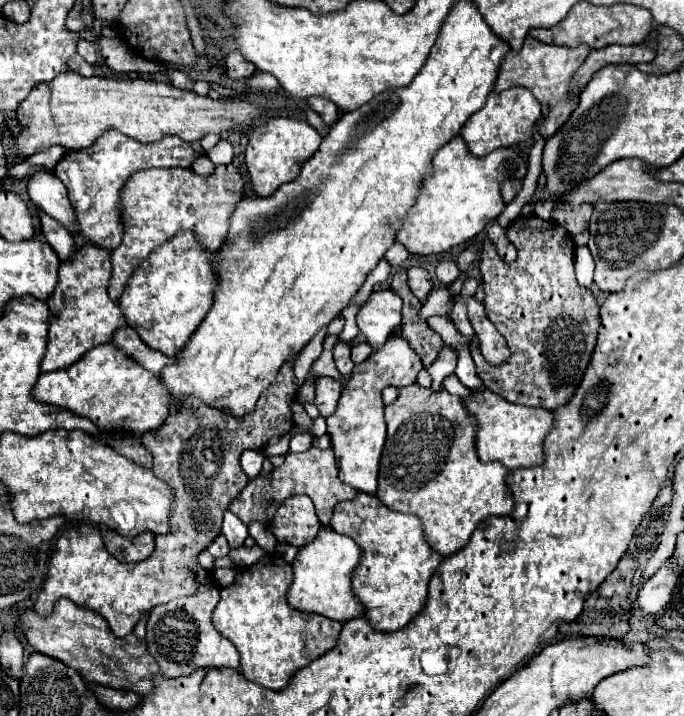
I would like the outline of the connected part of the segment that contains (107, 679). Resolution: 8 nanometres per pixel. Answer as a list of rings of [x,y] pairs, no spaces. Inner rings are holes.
[[[60,598],[48,616],[40,616],[34,608],[28,608],[18,616],[22,632],[28,644],[46,656],[52,656],[66,666],[72,666],[88,682],[98,682],[116,690],[132,690],[140,696],[152,690],[152,676],[158,674],[158,664],[150,658],[144,640],[138,640],[134,634],[118,638],[112,634],[108,622],[92,610],[78,608],[68,598]]]

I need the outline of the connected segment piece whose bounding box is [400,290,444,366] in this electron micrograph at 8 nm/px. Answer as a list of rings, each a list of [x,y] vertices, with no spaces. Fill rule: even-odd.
[[[402,290],[400,298],[404,302],[402,336],[410,342],[412,350],[416,350],[416,354],[422,358],[424,366],[428,366],[438,358],[444,342],[424,320],[418,320],[418,310],[422,308],[422,304],[414,298],[414,294],[410,290]]]

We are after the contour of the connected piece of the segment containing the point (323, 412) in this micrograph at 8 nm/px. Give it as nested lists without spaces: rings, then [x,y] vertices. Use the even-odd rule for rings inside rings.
[[[314,376],[314,384],[316,384],[316,390],[314,390],[314,406],[318,408],[320,416],[328,418],[334,410],[336,410],[336,402],[340,398],[340,382],[328,378],[328,376]]]

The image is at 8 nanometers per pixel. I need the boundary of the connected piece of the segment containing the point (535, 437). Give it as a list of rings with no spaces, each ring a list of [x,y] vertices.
[[[488,388],[472,390],[468,398],[464,398],[464,408],[476,420],[476,452],[480,462],[500,462],[508,470],[536,466],[544,460],[542,442],[544,436],[552,428],[552,412],[546,408],[528,408],[520,404],[510,404],[508,400],[496,396]]]

